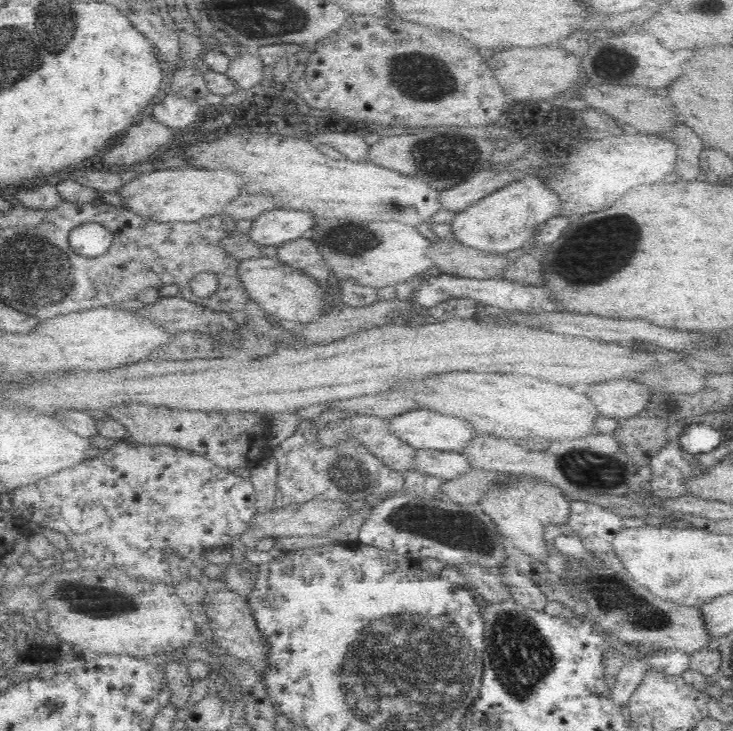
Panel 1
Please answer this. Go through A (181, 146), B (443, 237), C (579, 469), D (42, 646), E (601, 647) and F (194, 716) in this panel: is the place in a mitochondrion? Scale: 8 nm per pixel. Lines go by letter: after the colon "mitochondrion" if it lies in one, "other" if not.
A: other
B: other
C: mitochondrion
D: other
E: other
F: other

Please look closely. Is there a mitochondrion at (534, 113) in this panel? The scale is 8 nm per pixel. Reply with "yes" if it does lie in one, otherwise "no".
no

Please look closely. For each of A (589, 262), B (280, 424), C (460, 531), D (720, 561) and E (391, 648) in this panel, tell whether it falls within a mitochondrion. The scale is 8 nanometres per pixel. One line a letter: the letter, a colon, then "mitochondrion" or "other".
A: mitochondrion
B: other
C: mitochondrion
D: other
E: mitochondrion

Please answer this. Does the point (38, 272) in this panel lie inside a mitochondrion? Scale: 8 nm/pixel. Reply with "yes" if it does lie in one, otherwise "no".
yes

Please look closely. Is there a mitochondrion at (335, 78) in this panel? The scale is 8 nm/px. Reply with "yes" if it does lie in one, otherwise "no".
no

